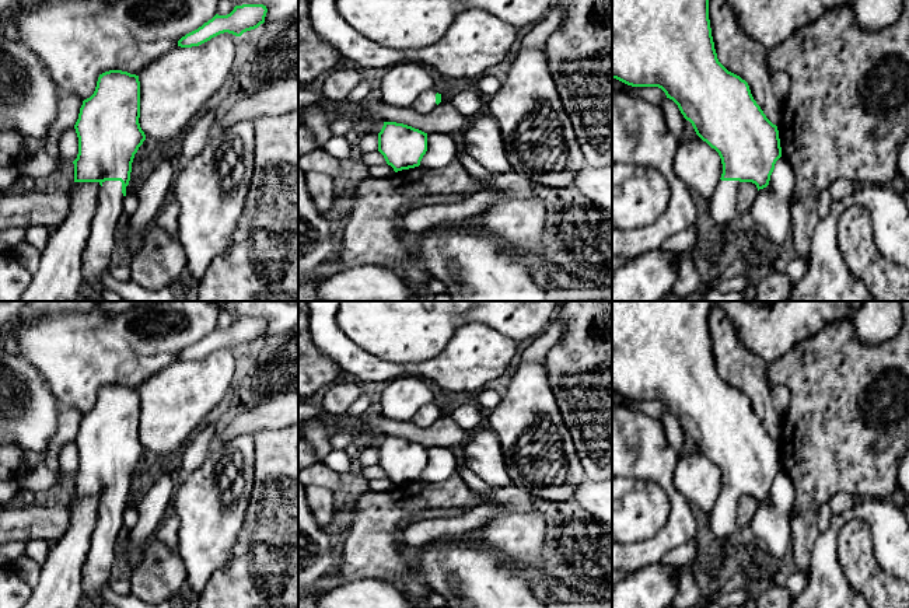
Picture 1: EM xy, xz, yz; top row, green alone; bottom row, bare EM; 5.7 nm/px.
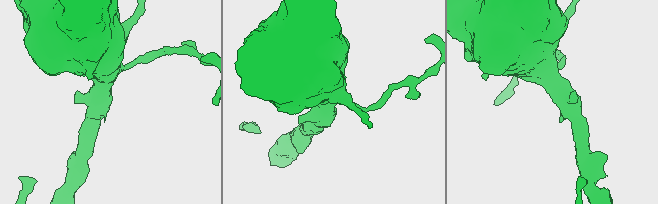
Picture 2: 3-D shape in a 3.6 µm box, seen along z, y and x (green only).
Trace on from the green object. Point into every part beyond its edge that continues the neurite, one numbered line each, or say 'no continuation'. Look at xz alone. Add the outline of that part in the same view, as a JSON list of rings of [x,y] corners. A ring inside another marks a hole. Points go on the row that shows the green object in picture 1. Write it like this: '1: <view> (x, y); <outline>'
1: xz (425, 104); [[[436,88],[427,90],[426,92],[416,98],[412,108],[422,115],[430,113],[437,106],[436,94],[437,94]]]

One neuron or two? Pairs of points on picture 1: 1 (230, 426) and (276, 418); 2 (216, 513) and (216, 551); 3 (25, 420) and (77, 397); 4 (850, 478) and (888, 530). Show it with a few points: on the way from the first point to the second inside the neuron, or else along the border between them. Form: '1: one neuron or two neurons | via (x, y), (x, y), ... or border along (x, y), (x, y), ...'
1: one neuron | via (241, 423), (265, 418)
2: one neuron | via (216, 523), (216, 541)
3: two neurons | border along (44, 376), (60, 406)
4: two neurons | border along (888, 498), (857, 500)

